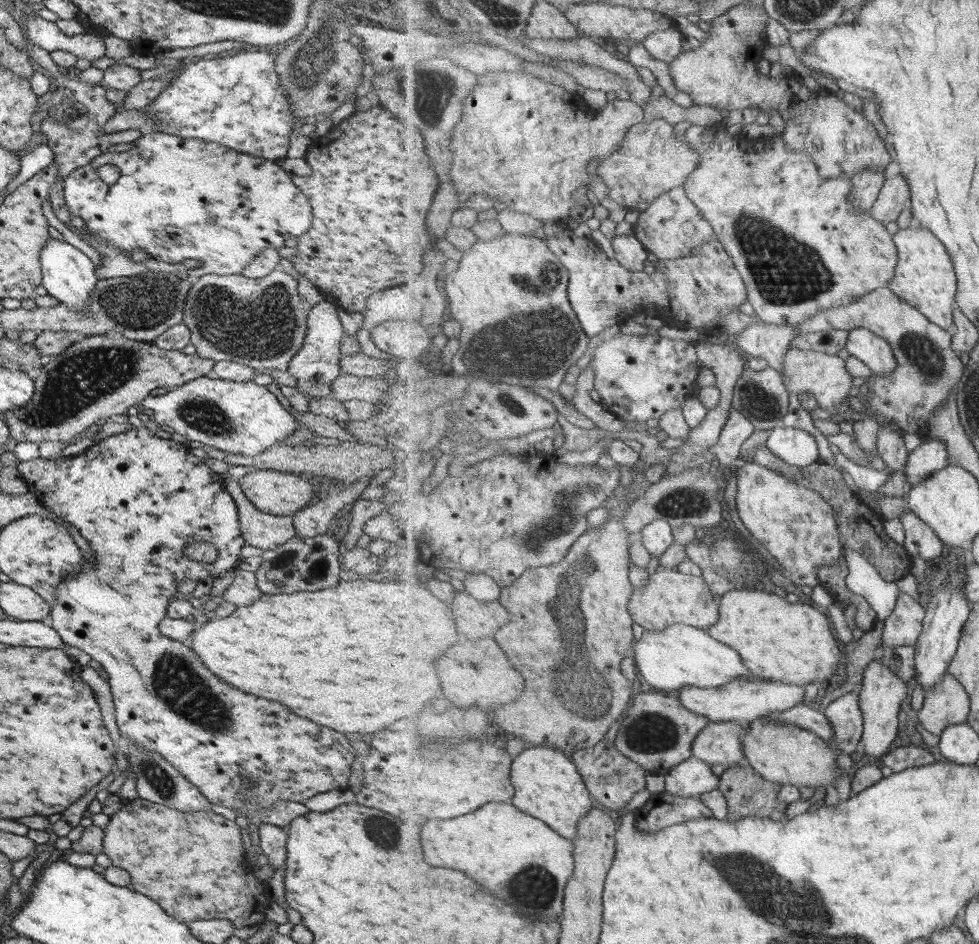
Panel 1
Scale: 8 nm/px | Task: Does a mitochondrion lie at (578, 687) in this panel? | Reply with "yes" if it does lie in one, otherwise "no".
yes

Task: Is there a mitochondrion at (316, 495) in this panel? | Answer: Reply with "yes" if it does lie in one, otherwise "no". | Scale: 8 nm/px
no

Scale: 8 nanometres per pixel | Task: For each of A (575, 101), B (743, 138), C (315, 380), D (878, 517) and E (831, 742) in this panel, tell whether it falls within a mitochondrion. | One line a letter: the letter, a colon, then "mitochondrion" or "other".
A: other
B: other
C: mitochondrion
D: other
E: other

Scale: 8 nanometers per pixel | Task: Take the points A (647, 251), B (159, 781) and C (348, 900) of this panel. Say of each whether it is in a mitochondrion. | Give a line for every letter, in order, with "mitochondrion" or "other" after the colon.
A: other
B: mitochondrion
C: other

